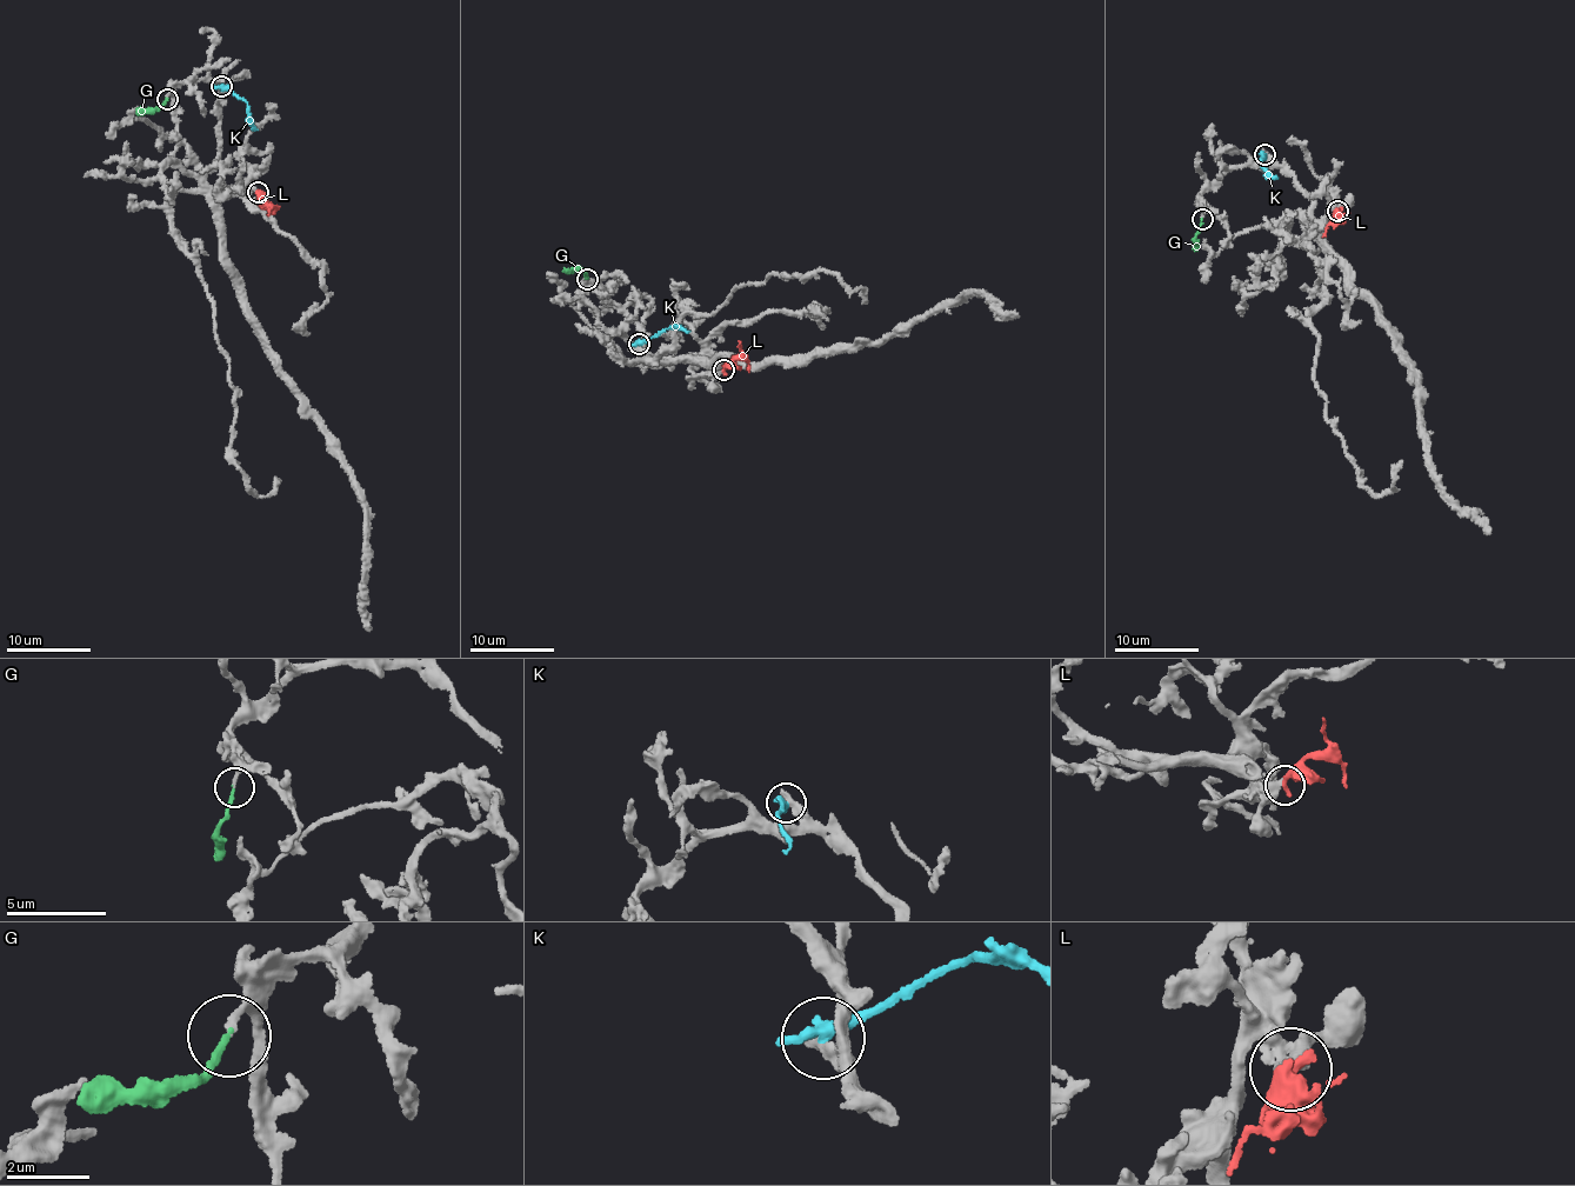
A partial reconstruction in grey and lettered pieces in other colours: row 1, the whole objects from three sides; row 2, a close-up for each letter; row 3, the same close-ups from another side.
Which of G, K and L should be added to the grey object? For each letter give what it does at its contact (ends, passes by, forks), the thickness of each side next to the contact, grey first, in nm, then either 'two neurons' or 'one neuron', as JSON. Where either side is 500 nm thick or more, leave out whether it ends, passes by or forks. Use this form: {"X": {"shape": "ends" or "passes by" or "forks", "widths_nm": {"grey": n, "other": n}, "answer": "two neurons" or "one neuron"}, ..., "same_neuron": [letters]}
{"G": {"shape": "ends", "widths_nm": {"grey": 140, "other": 170}, "answer": "one neuron"}, "K": {"shape": "ends", "widths_nm": {"grey": 400, "other": 440}, "answer": "two neurons"}, "L": {"shape": "ends", "widths_nm": {"grey": 440, "other": 400}, "answer": "two neurons"}, "same_neuron": ["G"]}

